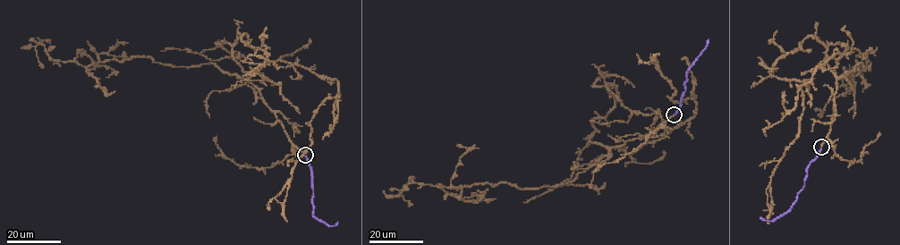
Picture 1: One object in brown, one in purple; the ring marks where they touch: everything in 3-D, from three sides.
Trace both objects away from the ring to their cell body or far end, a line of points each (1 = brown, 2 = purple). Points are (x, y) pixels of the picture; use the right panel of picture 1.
1: (821, 147), (832, 122), (838, 53), (800, 87), (803, 97), (799, 133), (767, 190), (768, 223)
2: (821, 147), (807, 167), (804, 185), (788, 210), (773, 220), (760, 217)

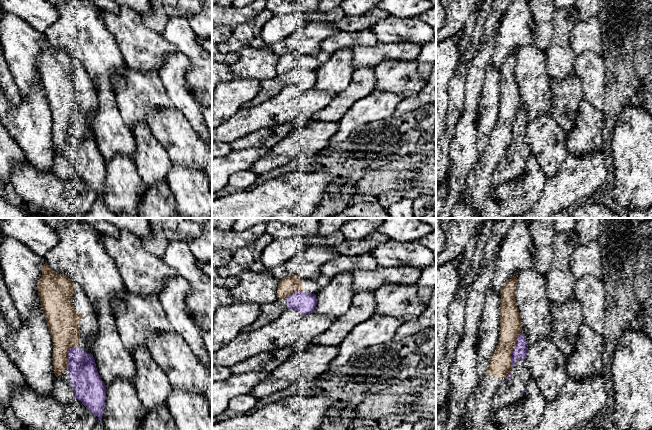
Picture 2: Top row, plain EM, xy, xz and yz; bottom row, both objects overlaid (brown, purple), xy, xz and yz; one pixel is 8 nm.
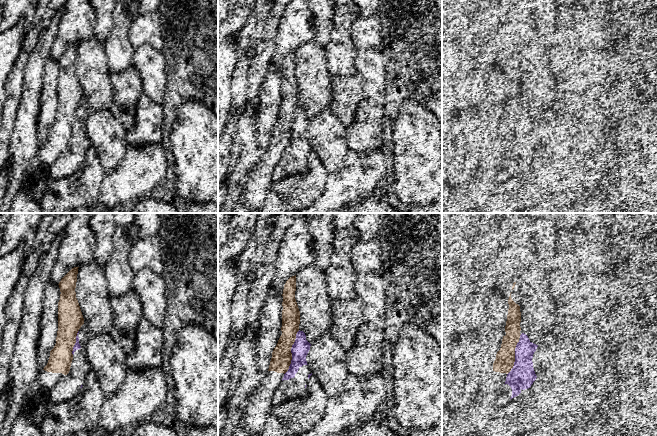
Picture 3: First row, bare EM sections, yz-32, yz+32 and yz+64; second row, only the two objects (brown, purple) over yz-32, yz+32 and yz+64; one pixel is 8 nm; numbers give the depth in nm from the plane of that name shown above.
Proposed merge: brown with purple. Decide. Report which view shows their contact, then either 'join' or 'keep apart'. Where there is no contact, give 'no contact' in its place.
yz | keep apart

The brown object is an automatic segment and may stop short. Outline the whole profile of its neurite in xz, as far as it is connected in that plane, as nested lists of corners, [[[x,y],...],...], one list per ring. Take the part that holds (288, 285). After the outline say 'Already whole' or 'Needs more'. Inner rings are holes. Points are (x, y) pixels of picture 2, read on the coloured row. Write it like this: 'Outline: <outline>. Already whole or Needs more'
Outline: [[[296,274],[279,280],[277,288],[277,298],[285,299],[295,291],[301,291],[305,294],[317,294],[331,281],[331,278],[320,275],[316,279],[302,278]]]. Needs more

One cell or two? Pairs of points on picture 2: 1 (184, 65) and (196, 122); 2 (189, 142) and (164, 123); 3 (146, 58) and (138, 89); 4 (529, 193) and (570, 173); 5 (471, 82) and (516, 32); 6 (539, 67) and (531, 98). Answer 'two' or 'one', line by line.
1: one
2: one
3: two
4: two
5: two
6: one

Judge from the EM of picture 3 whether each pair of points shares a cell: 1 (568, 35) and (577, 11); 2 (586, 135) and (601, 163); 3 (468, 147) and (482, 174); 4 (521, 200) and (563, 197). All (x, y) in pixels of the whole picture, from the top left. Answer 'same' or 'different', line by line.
1: same
2: different
3: different
4: different

